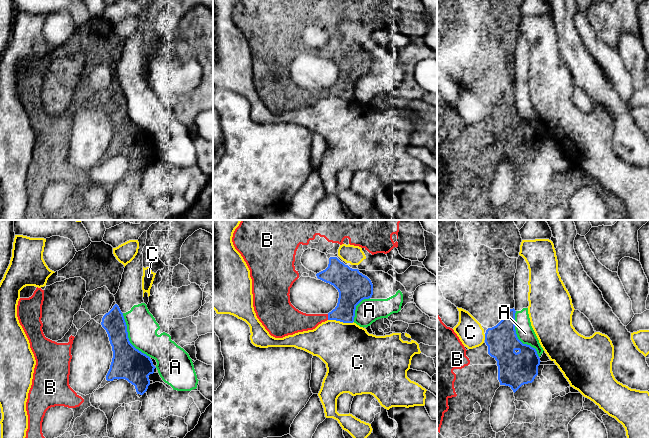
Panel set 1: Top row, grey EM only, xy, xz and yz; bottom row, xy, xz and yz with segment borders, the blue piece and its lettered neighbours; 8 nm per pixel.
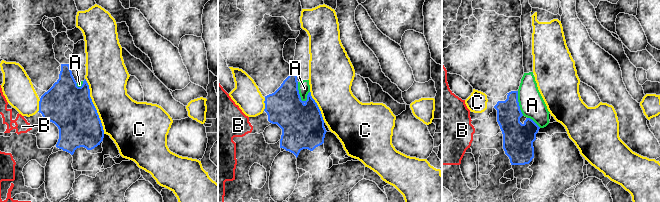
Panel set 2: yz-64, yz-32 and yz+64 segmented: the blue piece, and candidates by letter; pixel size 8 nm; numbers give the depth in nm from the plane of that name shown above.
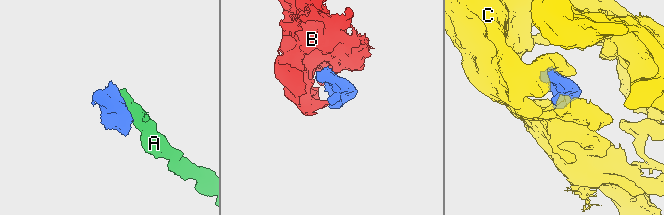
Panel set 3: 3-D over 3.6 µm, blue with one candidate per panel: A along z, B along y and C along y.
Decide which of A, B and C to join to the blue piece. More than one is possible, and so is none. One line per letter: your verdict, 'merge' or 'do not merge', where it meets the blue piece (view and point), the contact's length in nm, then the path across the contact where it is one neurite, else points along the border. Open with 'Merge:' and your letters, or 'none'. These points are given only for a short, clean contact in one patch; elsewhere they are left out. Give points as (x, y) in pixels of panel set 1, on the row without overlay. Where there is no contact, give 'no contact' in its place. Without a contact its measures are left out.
Merge: B
A: do not merge; contact yz (517, 113); length 420 nm
B: merge; contact xz (328, 93); length 50 nm; way xz (350, 71), (348, 76), (328, 93), (298, 97)
C: do not merge; contact xz (341, 97); length 200 nm

